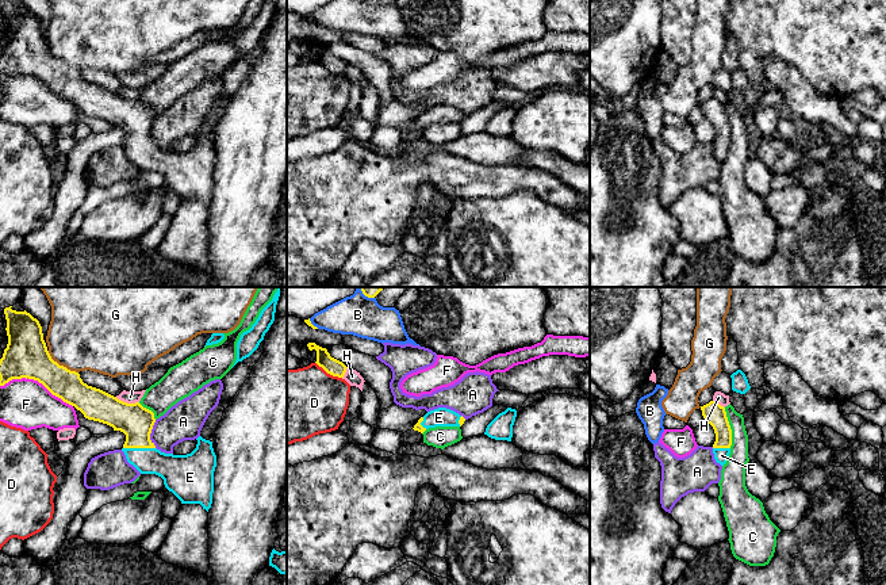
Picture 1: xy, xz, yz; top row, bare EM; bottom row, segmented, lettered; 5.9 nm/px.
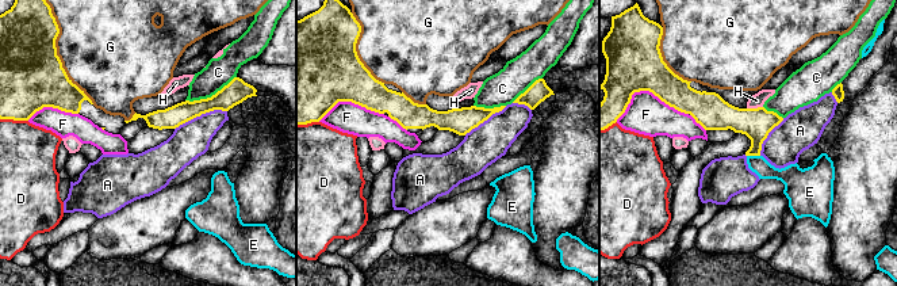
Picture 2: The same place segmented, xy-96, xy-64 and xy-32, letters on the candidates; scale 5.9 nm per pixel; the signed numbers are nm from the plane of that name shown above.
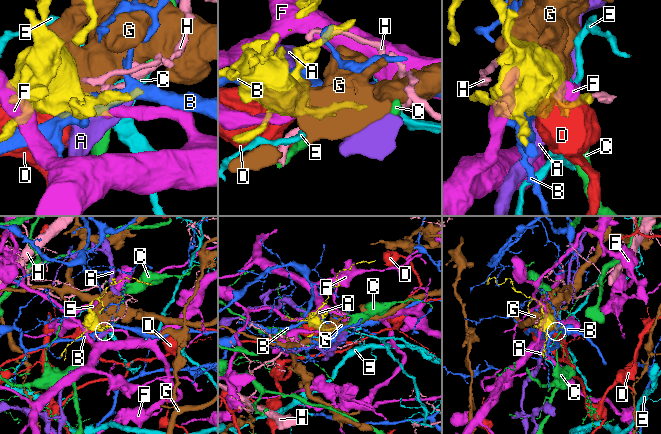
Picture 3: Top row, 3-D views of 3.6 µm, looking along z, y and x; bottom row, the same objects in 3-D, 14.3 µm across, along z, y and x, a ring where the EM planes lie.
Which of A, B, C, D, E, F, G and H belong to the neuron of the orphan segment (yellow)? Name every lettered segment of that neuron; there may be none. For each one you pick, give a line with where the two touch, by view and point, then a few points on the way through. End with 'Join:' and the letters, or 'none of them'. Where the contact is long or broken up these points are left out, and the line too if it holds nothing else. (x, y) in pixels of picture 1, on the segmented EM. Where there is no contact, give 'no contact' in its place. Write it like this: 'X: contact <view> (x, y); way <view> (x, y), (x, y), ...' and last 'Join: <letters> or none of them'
E: contact xy (140, 447)
Join: E

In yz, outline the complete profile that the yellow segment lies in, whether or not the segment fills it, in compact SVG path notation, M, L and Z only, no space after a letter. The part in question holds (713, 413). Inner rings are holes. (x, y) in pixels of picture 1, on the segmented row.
M710 401L701 406L702 416L707 424L710 424L716 433L716 441L713 444L713 454L717 463L724 466L730 454L732 446L732 429L726 417L725 408L720 404Z

